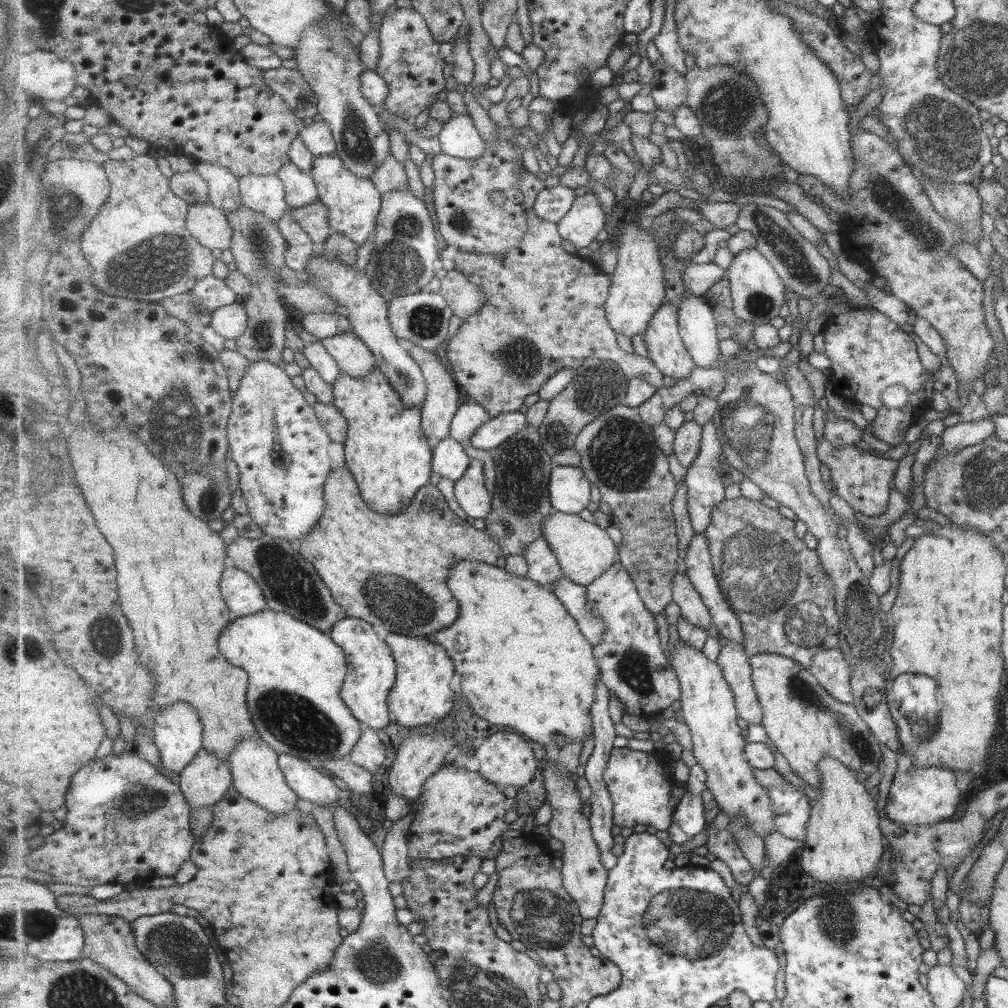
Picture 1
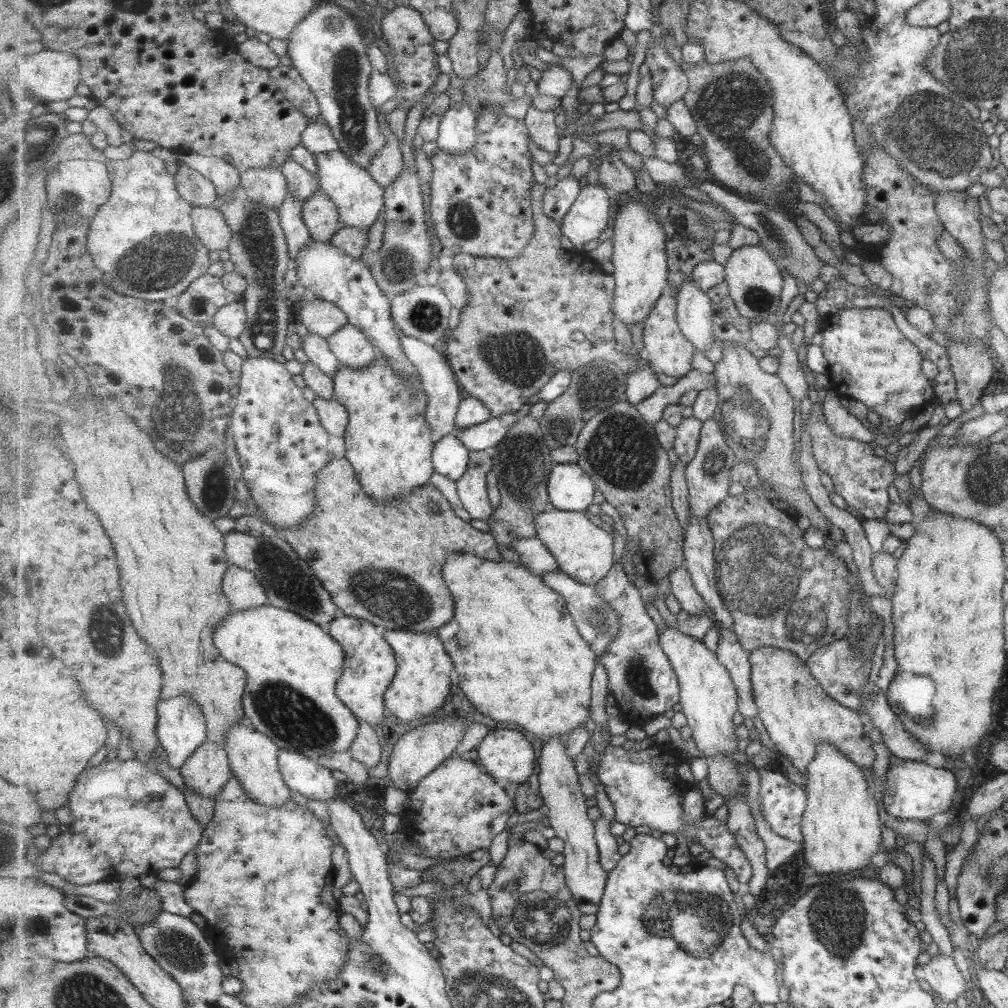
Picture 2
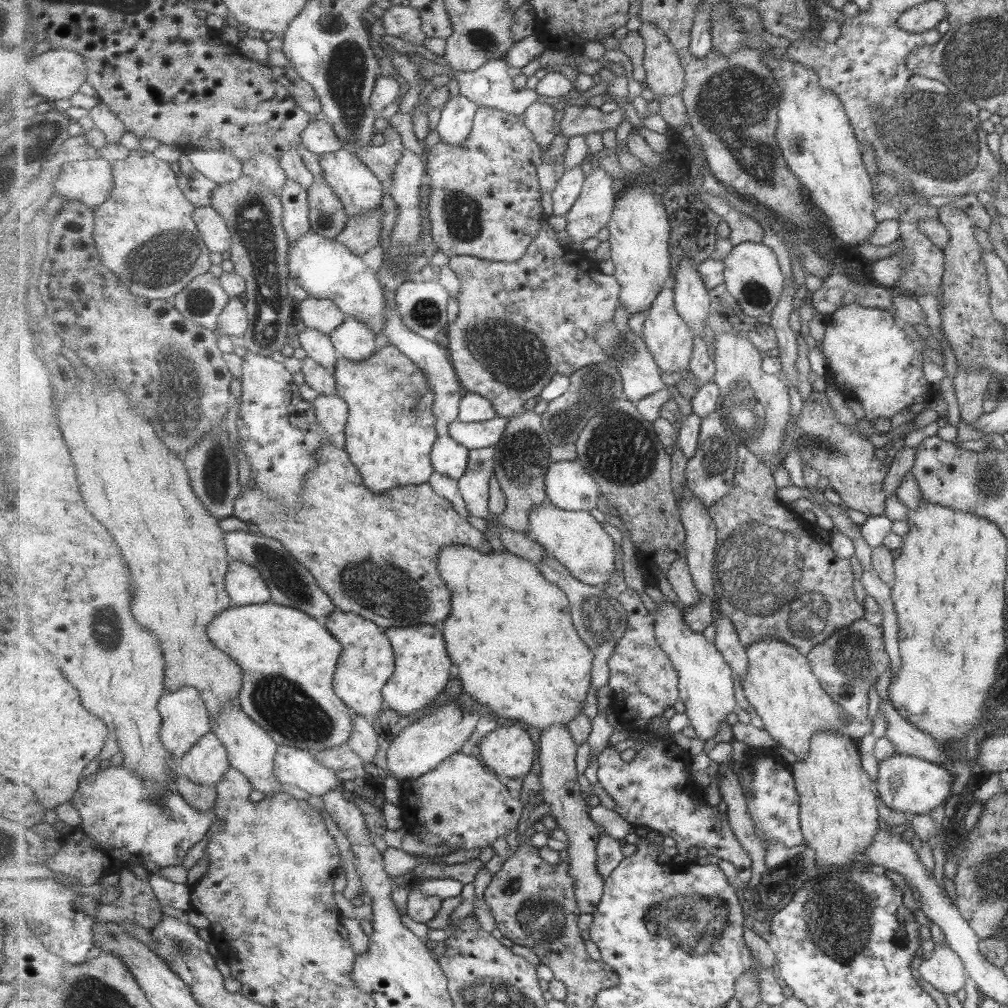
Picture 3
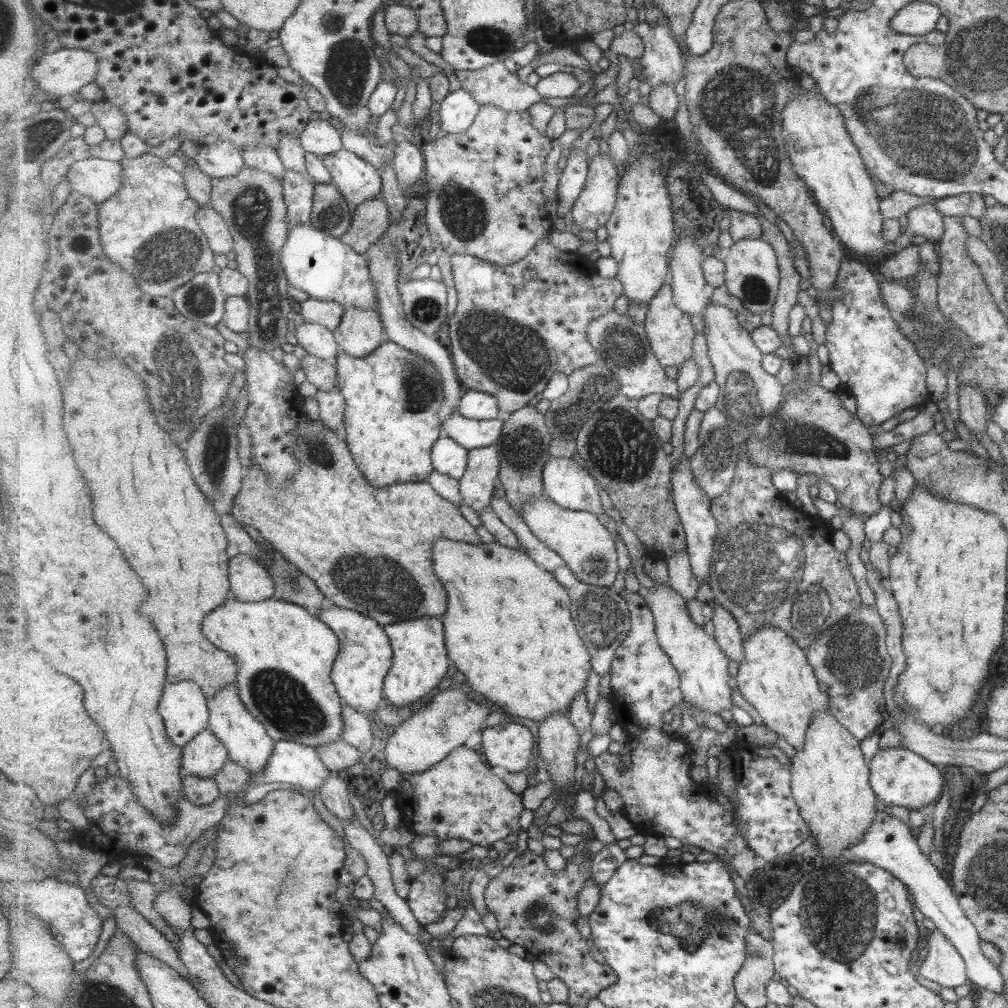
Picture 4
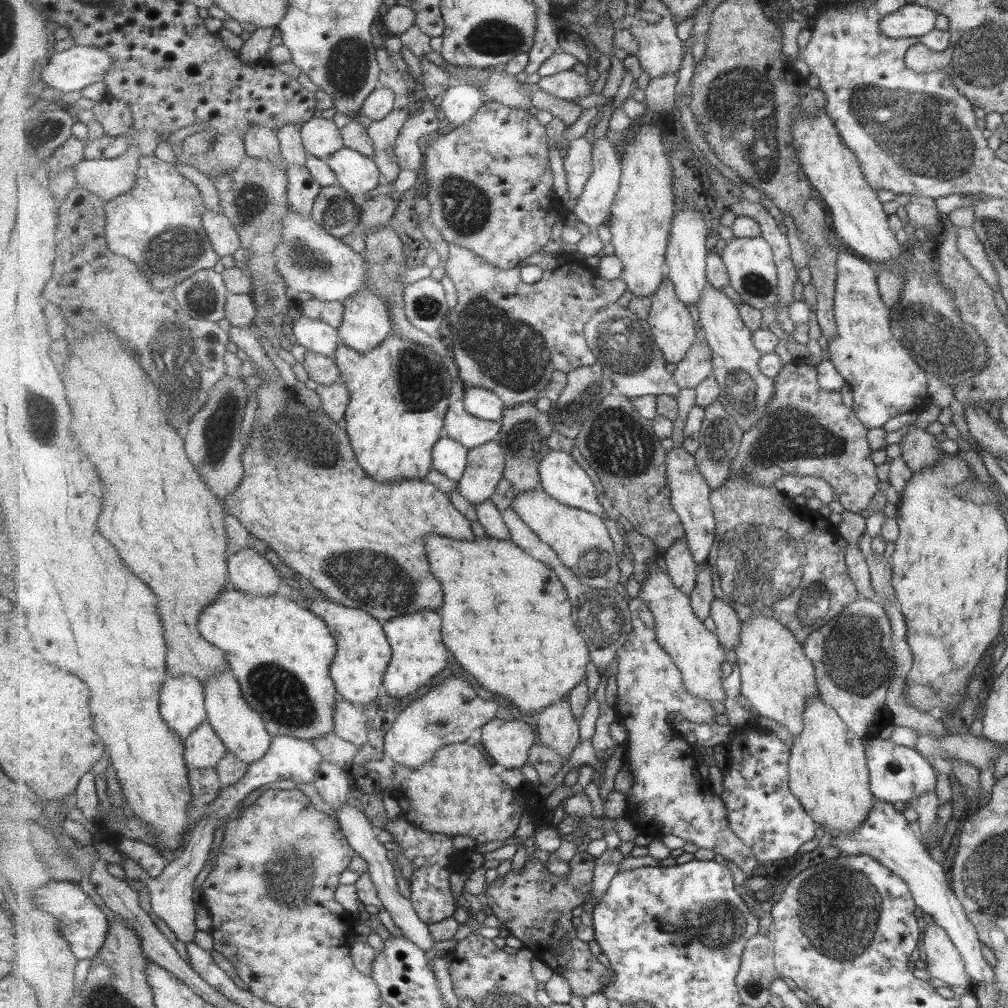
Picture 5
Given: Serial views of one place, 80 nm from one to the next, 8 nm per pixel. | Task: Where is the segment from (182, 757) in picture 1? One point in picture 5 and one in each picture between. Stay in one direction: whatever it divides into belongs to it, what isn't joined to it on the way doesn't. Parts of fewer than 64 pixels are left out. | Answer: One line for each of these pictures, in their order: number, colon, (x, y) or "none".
2: (182, 729)
3: (186, 720)
4: (184, 707)
5: (183, 699)

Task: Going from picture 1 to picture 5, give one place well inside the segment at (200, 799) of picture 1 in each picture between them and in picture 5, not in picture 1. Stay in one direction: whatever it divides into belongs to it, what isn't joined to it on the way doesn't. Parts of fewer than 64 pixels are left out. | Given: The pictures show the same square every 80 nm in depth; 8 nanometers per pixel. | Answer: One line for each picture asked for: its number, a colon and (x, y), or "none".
2: (206, 773)
3: (206, 763)
4: (205, 755)
5: (204, 749)

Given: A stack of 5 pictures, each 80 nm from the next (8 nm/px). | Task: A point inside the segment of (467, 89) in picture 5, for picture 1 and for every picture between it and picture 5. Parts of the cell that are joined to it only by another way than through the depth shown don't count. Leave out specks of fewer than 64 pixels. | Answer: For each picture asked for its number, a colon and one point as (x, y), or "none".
1: (459, 138)
2: (458, 128)
3: (458, 116)
4: (458, 112)

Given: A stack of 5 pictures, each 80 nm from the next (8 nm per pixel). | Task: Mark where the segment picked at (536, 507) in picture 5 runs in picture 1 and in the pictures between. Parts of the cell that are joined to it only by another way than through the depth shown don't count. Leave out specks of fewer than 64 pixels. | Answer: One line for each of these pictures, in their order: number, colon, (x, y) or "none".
1: (585, 551)
2: (584, 551)
3: (576, 538)
4: (586, 545)

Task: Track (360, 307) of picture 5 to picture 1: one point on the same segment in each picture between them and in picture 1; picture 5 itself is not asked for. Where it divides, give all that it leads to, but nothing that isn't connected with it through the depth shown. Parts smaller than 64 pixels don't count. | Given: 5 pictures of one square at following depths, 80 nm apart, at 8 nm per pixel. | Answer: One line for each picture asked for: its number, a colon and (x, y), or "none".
1: (354, 357)
2: (352, 347)
3: (353, 340)
4: (361, 332)

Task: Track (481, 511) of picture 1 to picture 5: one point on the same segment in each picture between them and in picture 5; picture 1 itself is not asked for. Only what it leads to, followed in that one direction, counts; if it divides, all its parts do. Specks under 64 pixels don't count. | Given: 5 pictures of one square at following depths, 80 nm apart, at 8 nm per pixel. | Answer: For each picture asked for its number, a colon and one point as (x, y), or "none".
2: (473, 488)
3: (475, 486)
4: (477, 486)
5: (487, 463)

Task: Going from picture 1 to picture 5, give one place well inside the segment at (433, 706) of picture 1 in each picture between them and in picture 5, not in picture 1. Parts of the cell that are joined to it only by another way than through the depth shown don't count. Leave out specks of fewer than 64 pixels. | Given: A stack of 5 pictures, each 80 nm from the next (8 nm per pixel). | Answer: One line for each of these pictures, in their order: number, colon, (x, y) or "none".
2: (421, 687)
3: (423, 665)
4: (421, 660)
5: (419, 652)

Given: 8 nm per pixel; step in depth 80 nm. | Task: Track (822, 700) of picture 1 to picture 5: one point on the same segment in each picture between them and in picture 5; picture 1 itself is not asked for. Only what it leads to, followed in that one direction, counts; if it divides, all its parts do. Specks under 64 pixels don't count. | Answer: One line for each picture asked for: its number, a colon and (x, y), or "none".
2: (797, 714)
3: (780, 684)
4: (776, 677)
5: (778, 679)

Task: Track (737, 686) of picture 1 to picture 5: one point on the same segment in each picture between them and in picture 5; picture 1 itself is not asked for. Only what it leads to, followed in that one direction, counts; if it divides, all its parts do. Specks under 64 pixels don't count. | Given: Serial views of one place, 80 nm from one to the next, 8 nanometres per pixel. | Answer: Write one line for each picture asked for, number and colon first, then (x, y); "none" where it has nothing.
2: (730, 652)
3: (728, 642)
4: (730, 638)
5: (728, 623)

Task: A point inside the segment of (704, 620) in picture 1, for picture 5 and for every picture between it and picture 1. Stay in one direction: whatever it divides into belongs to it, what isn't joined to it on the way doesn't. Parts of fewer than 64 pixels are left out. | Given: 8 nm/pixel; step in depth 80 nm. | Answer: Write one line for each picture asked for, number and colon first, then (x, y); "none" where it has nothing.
2: (682, 586)
3: (680, 577)
4: (682, 579)
5: (681, 565)

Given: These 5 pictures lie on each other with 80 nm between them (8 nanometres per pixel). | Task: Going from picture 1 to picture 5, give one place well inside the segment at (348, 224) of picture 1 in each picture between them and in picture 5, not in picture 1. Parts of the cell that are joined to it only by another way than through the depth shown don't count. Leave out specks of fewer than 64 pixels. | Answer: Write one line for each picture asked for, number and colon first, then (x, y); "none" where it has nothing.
2: (360, 200)
3: (359, 189)
4: (359, 182)
5: (358, 174)

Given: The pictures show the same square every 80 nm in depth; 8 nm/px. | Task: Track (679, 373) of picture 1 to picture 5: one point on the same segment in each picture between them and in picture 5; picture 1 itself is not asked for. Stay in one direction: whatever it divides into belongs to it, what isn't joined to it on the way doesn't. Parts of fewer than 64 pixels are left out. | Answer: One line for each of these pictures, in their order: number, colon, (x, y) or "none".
2: (666, 347)
3: (669, 338)
4: (670, 330)
5: (673, 327)

